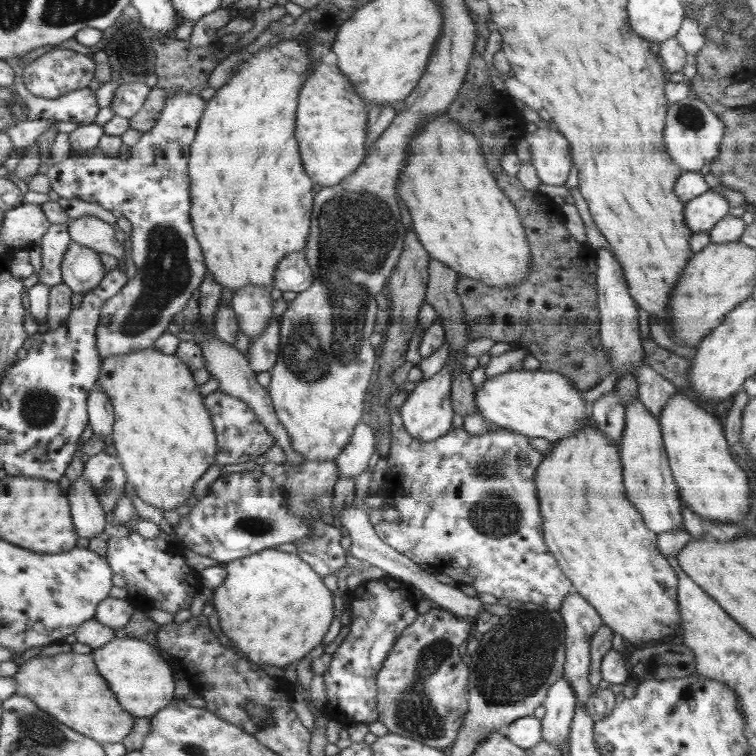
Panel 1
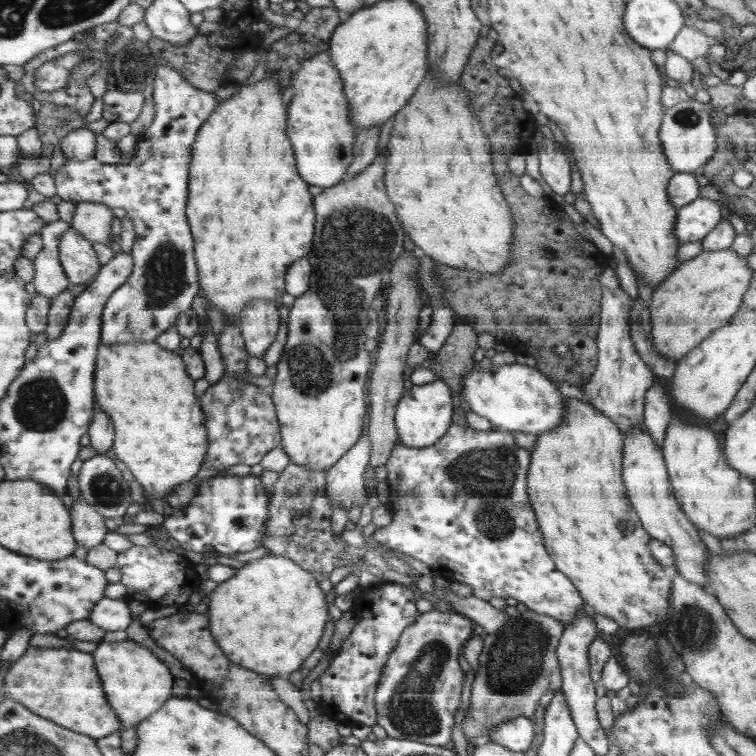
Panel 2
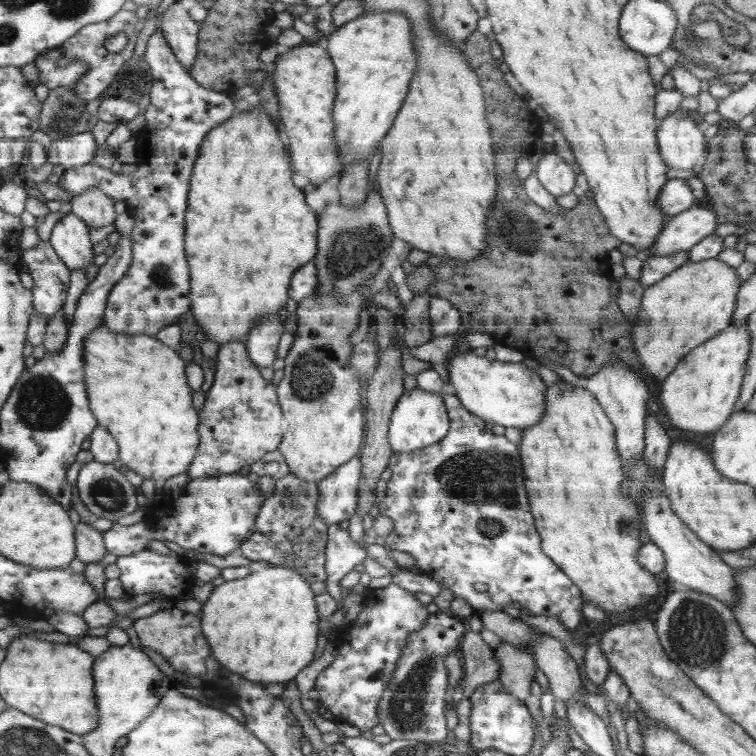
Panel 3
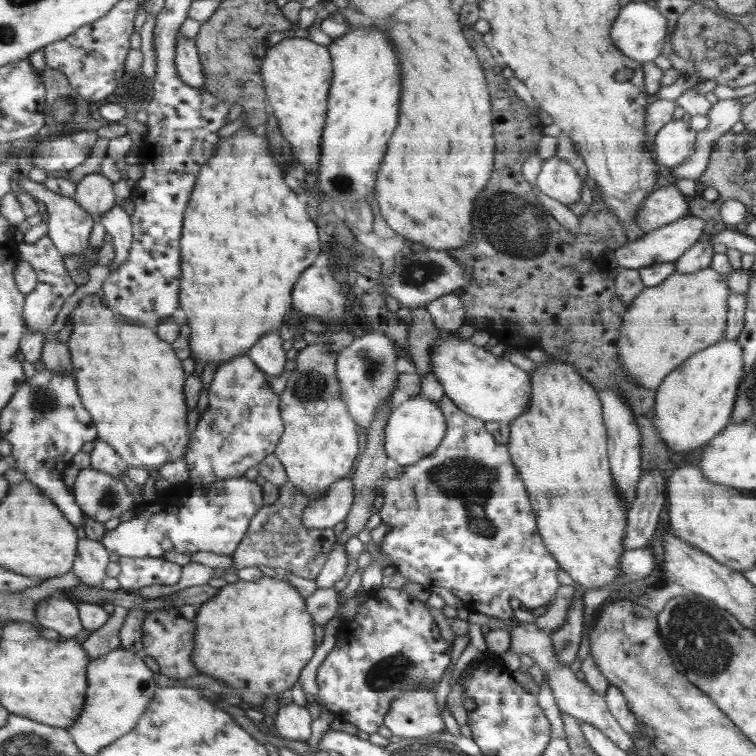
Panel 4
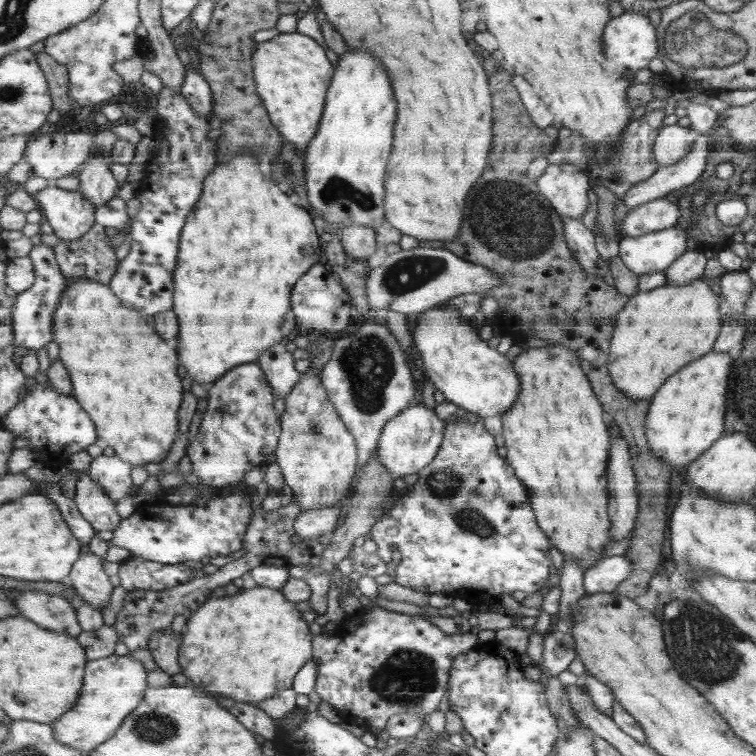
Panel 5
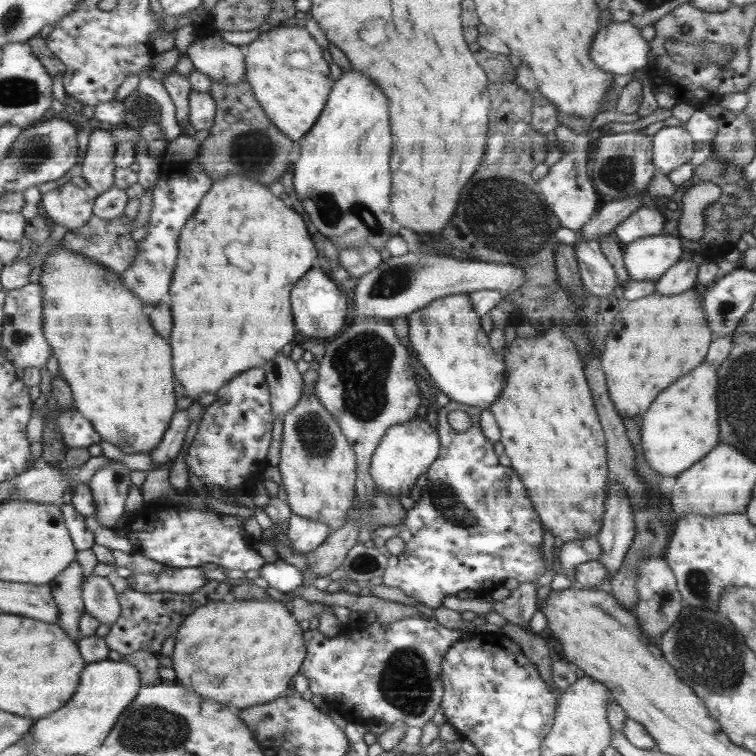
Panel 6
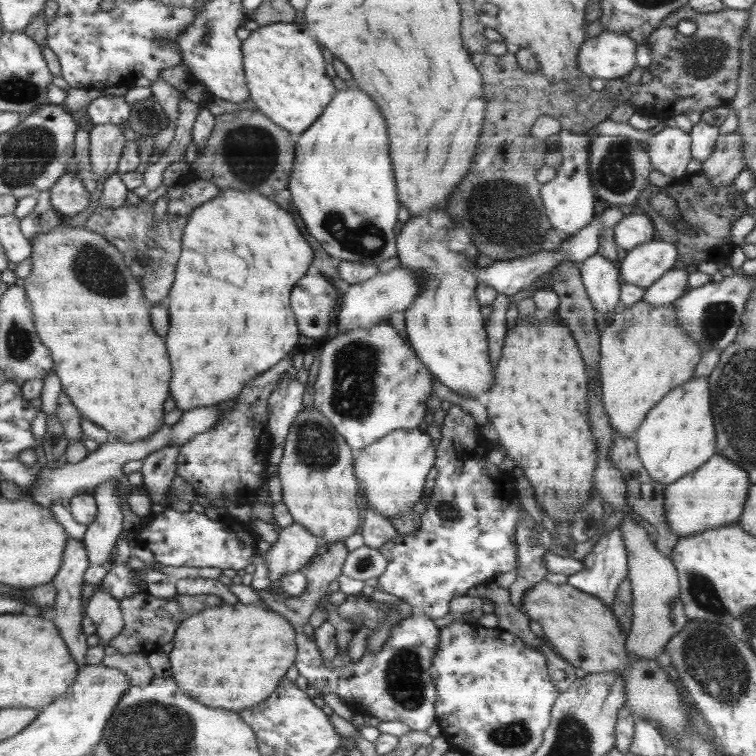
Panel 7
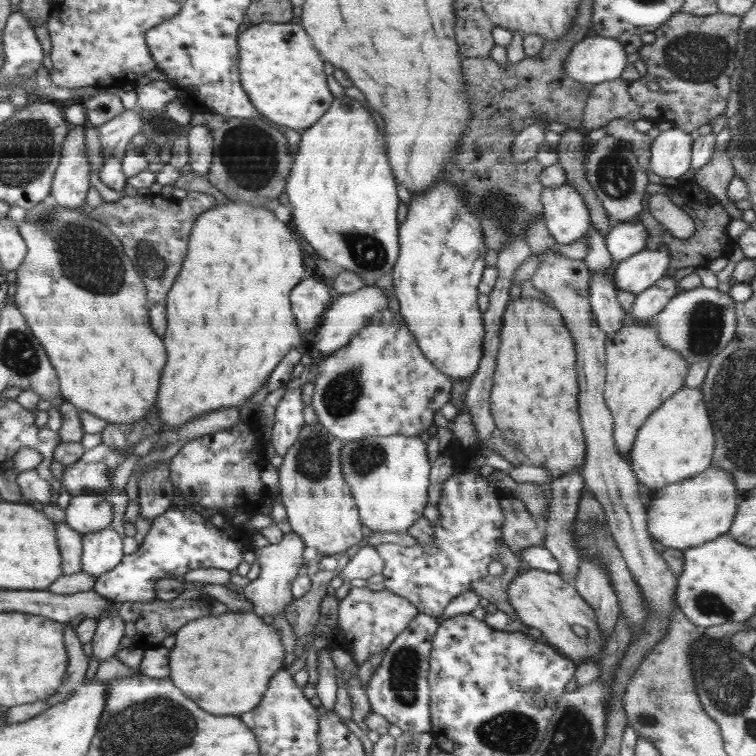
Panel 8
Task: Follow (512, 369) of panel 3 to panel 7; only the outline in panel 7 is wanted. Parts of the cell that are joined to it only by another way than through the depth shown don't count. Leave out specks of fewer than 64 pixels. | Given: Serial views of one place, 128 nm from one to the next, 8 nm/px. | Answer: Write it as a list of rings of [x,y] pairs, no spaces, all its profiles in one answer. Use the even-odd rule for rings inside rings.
[[[428,211],[420,217],[412,217],[398,234],[397,248],[400,267],[416,269],[424,277],[424,290],[412,302],[410,308],[404,310],[406,316],[406,332],[409,343],[424,366],[434,374],[438,381],[448,386],[462,398],[484,399],[494,384],[495,368],[490,363],[488,341],[484,320],[480,314],[476,288],[476,255],[480,254],[474,247],[470,232],[466,228],[452,224],[450,215],[444,211]]]

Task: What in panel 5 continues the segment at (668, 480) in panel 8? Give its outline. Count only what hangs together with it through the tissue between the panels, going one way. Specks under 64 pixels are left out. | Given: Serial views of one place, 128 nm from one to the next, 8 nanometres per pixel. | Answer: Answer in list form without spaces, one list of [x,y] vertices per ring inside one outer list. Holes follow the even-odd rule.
[[[710,351],[682,367],[651,398],[646,439],[657,458],[671,467],[685,467],[697,461],[724,432],[726,392],[735,351]]]

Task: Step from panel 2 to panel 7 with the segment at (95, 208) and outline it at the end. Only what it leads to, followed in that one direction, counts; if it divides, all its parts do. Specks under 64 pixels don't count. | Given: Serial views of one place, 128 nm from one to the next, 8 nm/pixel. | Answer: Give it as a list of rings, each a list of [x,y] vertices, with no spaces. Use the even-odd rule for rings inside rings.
[[[126,121],[120,124],[100,124],[89,132],[90,172],[96,176],[95,181],[99,185],[103,184],[110,174],[116,173],[127,140],[124,136],[126,127]]]

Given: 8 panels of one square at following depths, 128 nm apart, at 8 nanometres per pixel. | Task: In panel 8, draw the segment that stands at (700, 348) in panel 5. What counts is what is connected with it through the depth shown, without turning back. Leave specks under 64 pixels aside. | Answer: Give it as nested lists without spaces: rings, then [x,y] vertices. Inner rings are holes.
[[[631,309],[624,312],[622,328],[606,337],[608,376],[605,377],[604,390],[605,402],[613,413],[613,436],[616,438],[618,454],[622,457],[631,452],[641,426],[650,414],[685,387],[686,374],[689,374],[692,365],[672,347],[664,347],[658,337],[658,328],[654,326],[654,319],[641,326],[631,314]]]

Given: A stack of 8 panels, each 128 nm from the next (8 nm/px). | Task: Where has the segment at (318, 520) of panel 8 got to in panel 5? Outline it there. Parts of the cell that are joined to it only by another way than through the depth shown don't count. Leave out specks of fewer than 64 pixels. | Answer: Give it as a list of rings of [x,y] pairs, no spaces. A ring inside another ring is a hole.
[[[310,367],[286,396],[282,434],[275,454],[284,482],[292,489],[301,510],[338,505],[340,499],[350,496],[346,490],[356,474],[354,435],[328,399],[320,374],[319,369]]]

